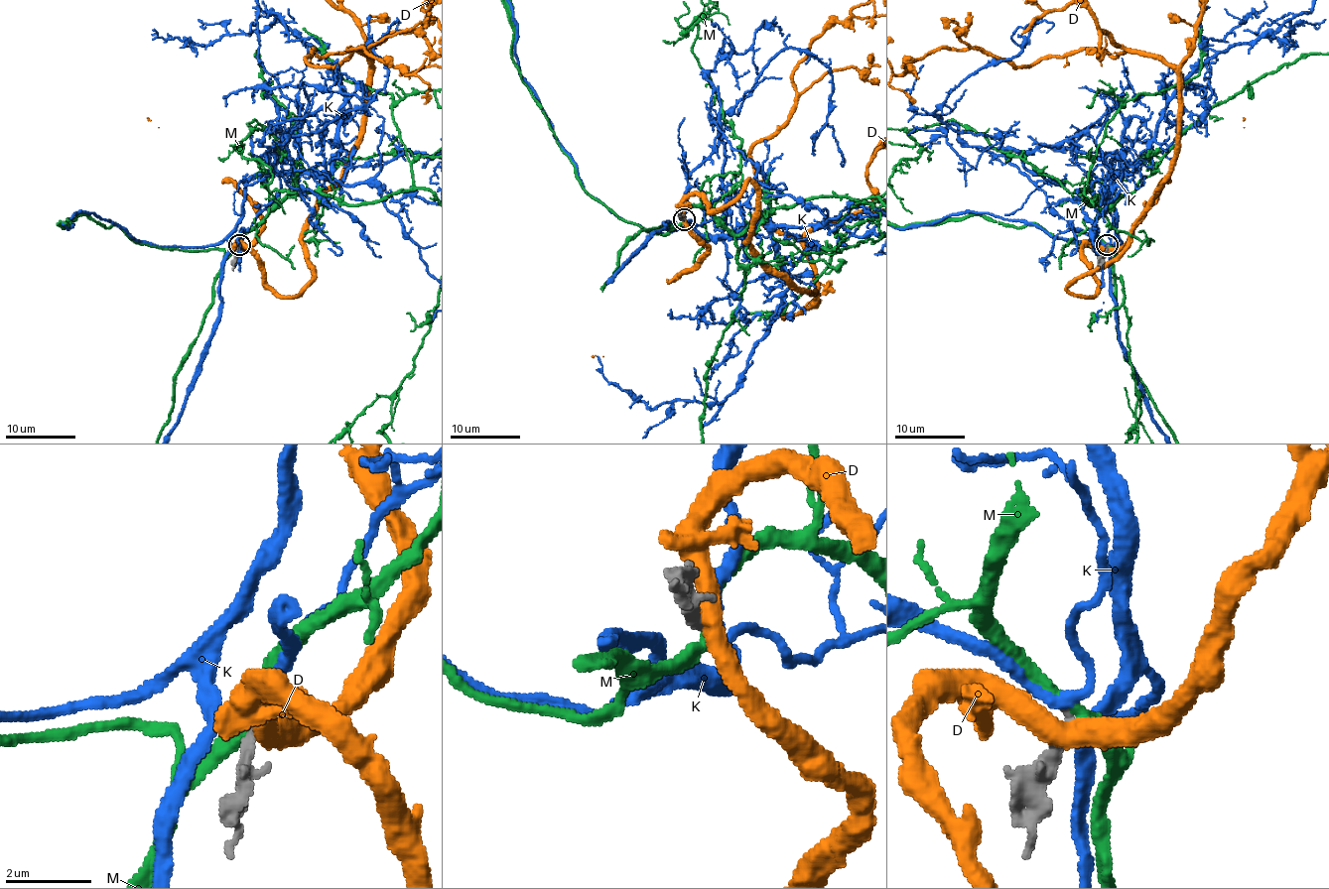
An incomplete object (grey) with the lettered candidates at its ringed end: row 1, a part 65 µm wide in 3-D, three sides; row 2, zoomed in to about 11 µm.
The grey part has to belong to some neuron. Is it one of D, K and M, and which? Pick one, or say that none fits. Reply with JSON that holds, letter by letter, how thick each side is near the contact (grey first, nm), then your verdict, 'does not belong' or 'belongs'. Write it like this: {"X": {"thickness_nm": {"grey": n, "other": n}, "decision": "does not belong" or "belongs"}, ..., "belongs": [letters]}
{"D": {"thickness_nm": {"grey": 280, "other": 480}, "decision": "does not belong"}, "K": {"thickness_nm": {"grey": 200, "other": 190}, "decision": "belongs"}, "M": {"thickness_nm": {"grey": 220, "other": 340}, "decision": "does not belong"}, "belongs": ["K"]}

